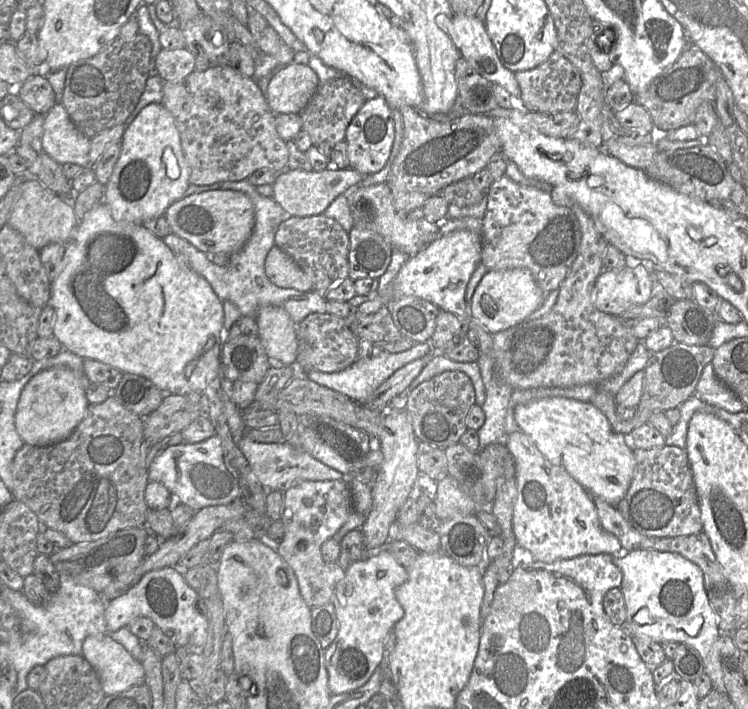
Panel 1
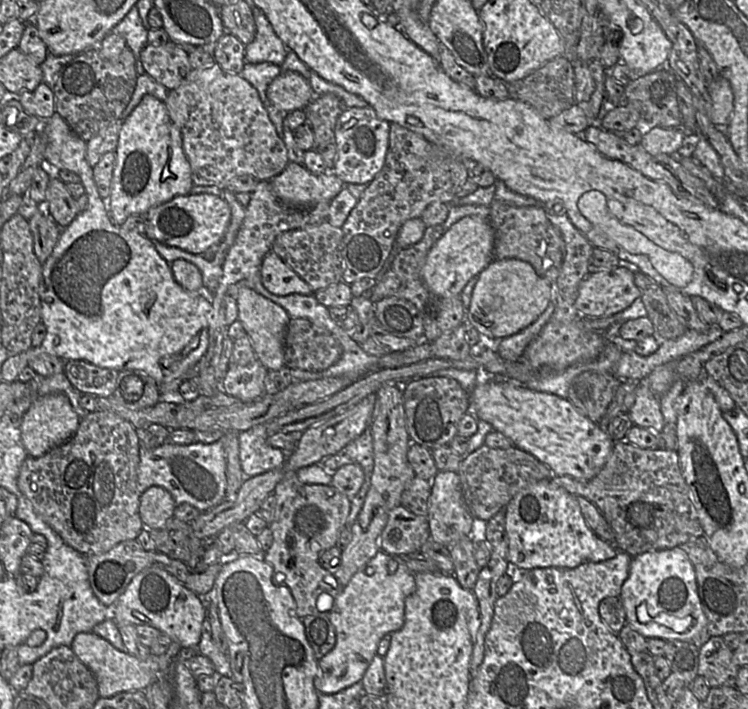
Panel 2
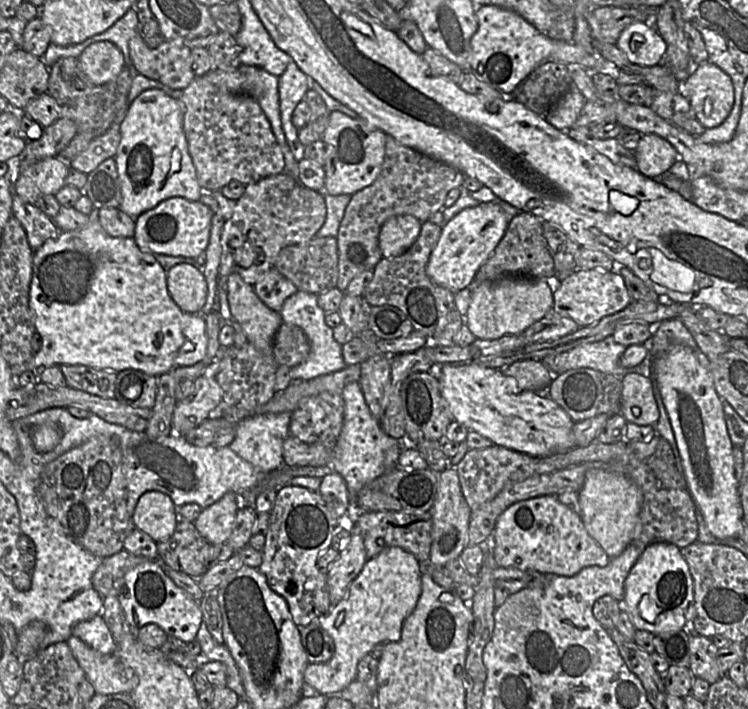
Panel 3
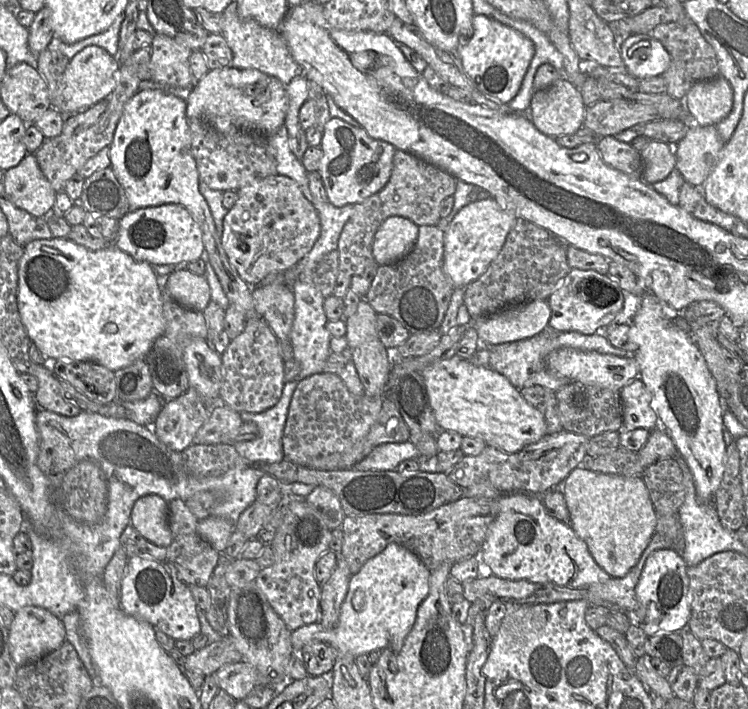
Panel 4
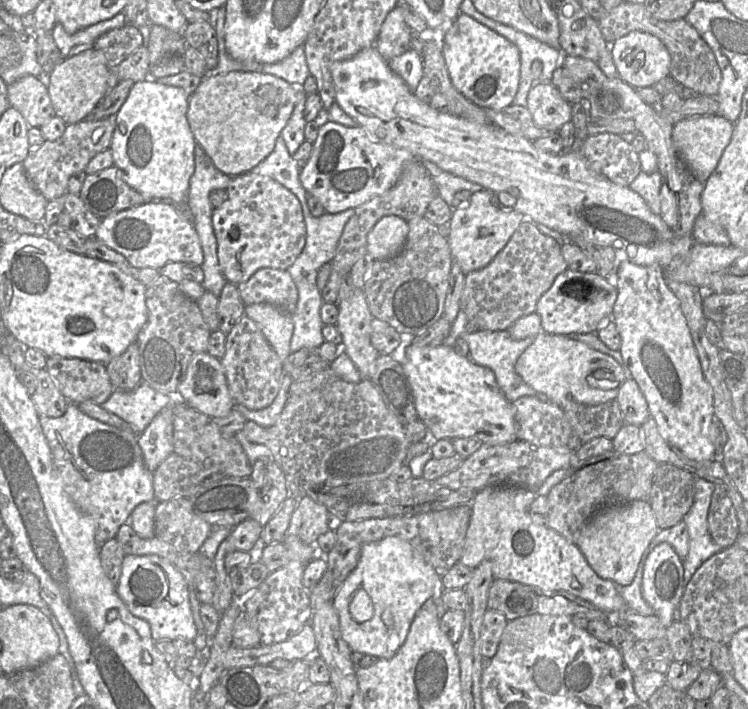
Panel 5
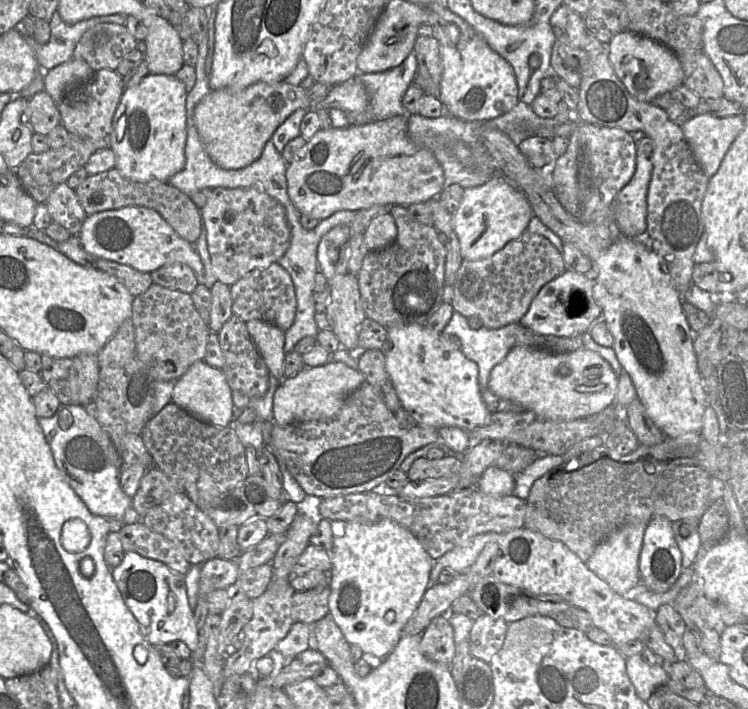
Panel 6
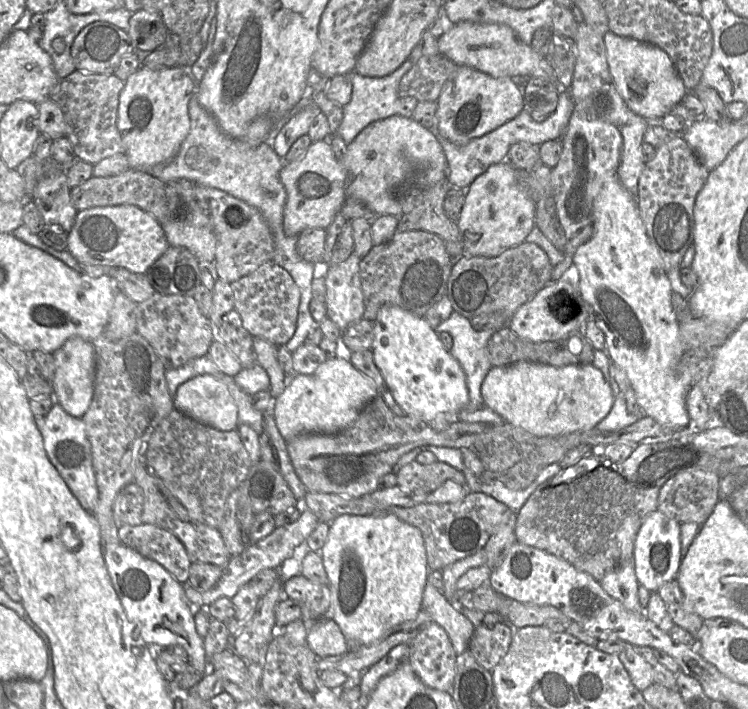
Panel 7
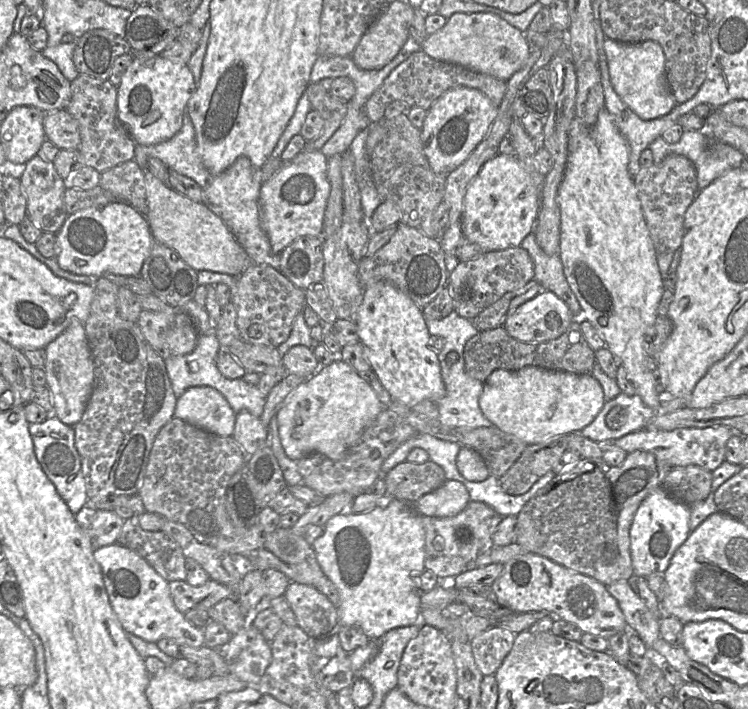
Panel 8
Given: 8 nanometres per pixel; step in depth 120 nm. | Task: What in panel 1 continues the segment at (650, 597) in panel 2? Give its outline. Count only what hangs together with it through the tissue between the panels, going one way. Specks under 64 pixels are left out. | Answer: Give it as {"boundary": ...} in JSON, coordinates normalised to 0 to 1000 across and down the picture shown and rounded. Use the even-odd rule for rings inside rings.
{"boundary":[[[877,776],[836,779],[821,786],[821,794],[832,807],[836,889],[844,897],[864,898],[878,907],[898,904],[926,913],[936,922],[953,969],[971,977],[963,921],[957,915],[965,891],[943,832],[937,801],[909,781]]]}

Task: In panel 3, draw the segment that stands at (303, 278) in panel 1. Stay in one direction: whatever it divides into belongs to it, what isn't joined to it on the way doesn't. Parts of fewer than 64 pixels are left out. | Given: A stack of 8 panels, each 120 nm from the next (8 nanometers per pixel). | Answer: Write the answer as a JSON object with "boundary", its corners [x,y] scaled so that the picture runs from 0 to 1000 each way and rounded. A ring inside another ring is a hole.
{"boundary":[[[368,377],[361,378],[338,402],[344,417],[361,436],[374,441],[380,425],[400,408]]]}

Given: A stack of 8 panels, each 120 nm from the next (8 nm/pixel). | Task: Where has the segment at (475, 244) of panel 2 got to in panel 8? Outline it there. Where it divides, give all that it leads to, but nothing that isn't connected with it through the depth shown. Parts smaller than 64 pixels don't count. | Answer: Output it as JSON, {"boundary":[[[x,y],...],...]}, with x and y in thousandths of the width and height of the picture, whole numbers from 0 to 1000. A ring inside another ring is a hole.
{"boundary":[[[664,217],[652,227],[650,227],[644,237],[640,240],[639,245],[631,254],[626,262],[619,285],[619,298],[618,298],[618,310],[616,322],[622,337],[630,343],[640,346],[648,355],[660,354],[660,353],[674,353],[682,348],[694,348],[699,337],[713,327],[714,317],[717,315],[717,307],[721,298],[721,268],[713,258],[713,254],[707,244],[698,236],[689,219],[678,217]]]}

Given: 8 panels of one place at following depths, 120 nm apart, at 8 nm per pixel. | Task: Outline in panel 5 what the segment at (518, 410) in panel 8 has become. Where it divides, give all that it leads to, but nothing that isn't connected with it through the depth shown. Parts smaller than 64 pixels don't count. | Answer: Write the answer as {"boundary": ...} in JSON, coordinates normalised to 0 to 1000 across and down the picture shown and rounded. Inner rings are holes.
{"boundary":[[[722,468],[695,501],[689,525],[730,564],[749,573],[757,566],[799,571],[822,564],[838,535],[834,519],[817,502],[799,496],[763,474]]]}

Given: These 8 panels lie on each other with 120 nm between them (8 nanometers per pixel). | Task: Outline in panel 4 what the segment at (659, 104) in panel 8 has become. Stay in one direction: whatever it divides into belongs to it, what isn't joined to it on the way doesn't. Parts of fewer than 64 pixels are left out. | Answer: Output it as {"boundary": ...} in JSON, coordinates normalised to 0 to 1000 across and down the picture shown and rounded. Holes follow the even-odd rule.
{"boundary":[[[864,48],[842,49],[828,56],[837,99],[853,113],[885,107],[897,90],[897,79],[884,59]]]}

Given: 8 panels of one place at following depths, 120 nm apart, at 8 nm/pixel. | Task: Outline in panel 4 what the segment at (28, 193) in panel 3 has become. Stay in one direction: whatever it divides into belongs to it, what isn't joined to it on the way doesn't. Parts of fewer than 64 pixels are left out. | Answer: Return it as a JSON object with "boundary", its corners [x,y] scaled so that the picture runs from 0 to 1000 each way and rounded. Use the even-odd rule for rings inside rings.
{"boundary":[[[45,216],[5,241],[3,258],[15,285],[44,305],[56,306],[71,292],[76,271],[52,237]]]}

